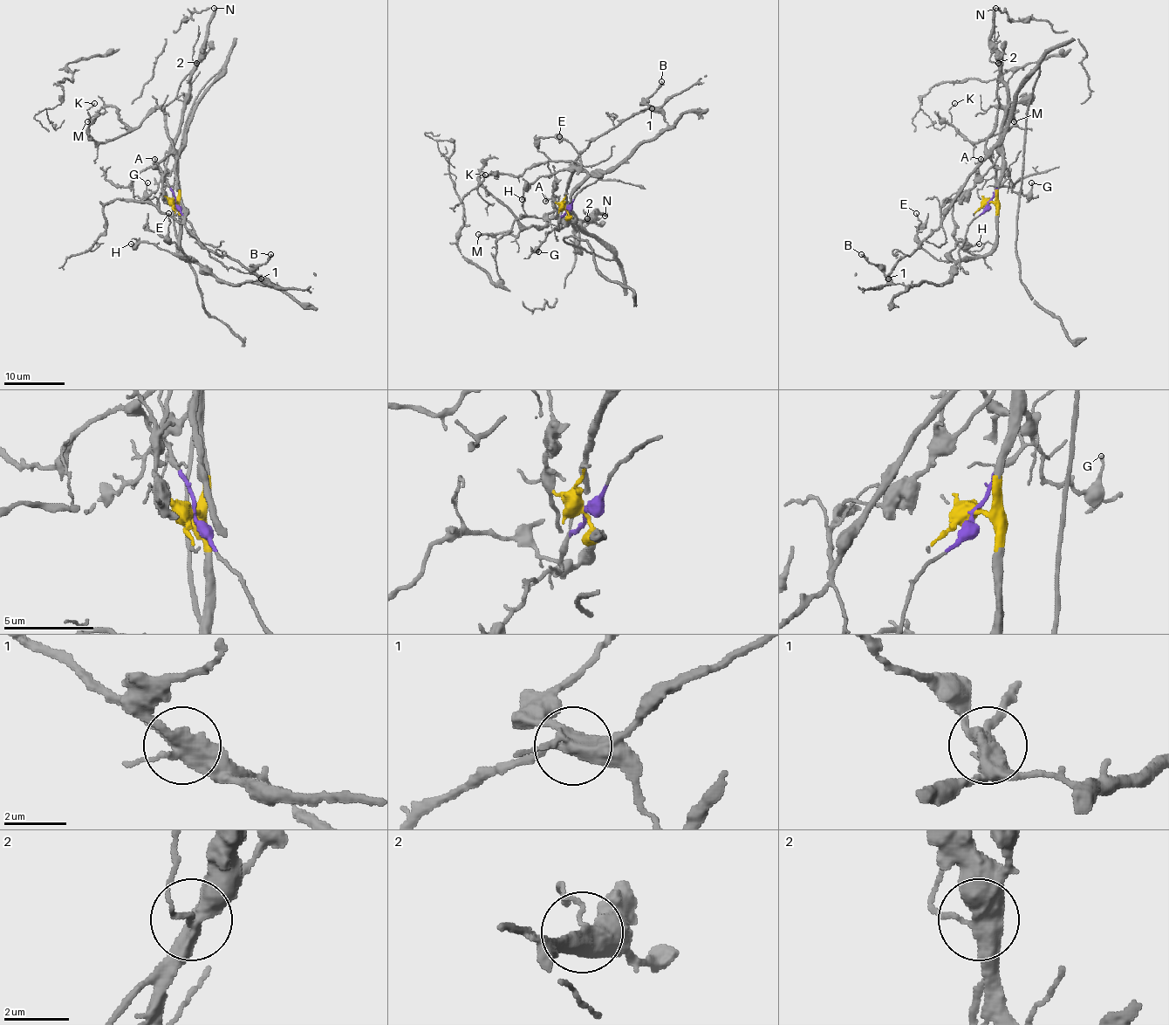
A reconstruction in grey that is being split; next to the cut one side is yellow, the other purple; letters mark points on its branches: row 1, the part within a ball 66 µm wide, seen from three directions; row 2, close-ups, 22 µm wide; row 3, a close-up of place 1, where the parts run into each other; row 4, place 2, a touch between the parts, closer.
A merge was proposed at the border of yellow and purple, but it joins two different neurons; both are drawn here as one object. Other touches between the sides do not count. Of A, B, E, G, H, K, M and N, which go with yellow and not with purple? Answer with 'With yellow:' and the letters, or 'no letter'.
With yellow: A, B, E, G, H, N

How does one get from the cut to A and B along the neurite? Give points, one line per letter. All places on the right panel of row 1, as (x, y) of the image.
A: (988, 202), (996, 196), (1002, 155), (981, 175), (978, 168), (981, 158)
B: (988, 202), (996, 207), (996, 244), (988, 252), (963, 258), (945, 283), (894, 284), (861, 254)

